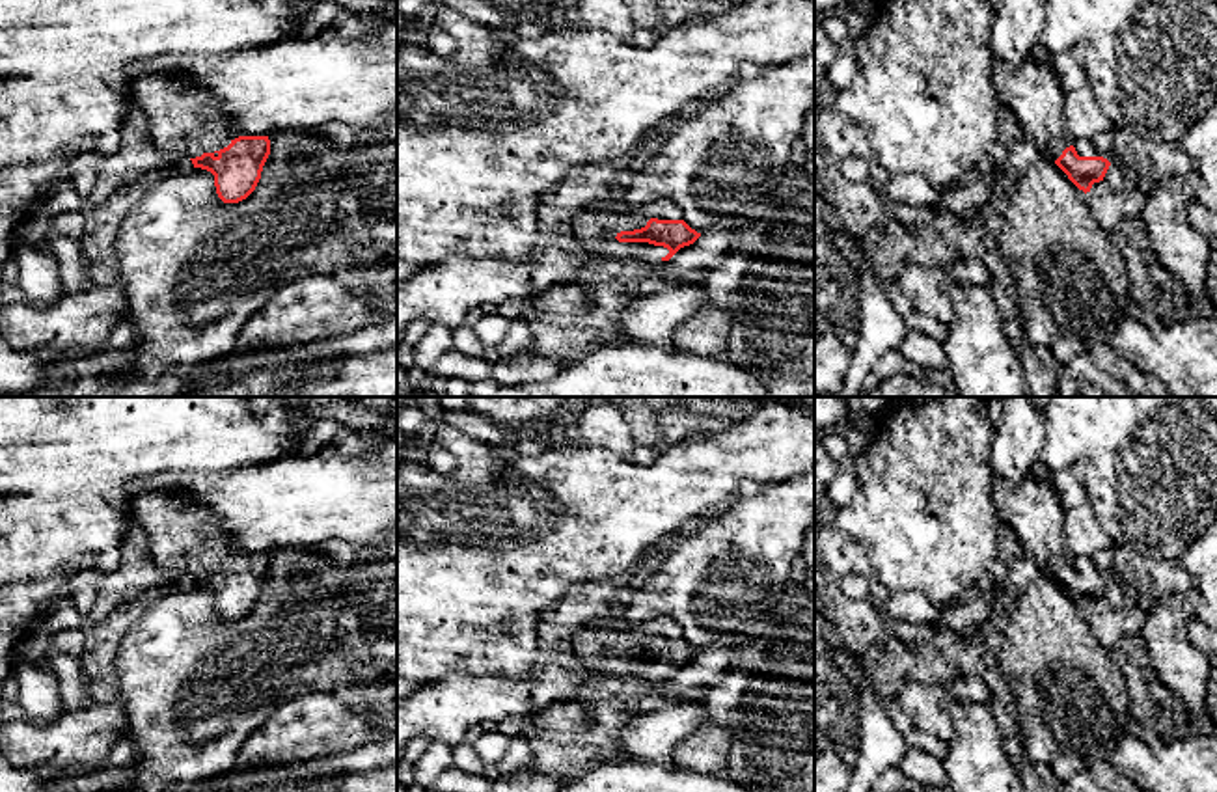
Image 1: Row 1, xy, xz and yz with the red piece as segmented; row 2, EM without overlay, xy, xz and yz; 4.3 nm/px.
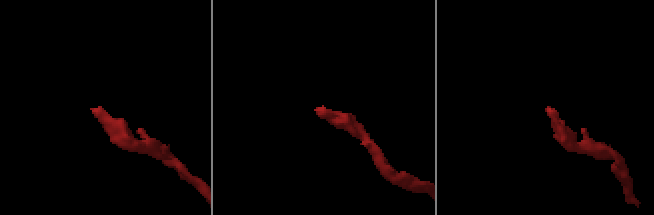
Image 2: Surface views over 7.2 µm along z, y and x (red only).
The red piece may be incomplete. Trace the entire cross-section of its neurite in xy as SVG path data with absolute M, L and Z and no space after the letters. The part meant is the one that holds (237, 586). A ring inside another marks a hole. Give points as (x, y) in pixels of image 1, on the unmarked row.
M145 492L127 514L140 524L155 563L211 589L224 621L239 621L255 608L270 557L233 548L212 509L181 492Z

